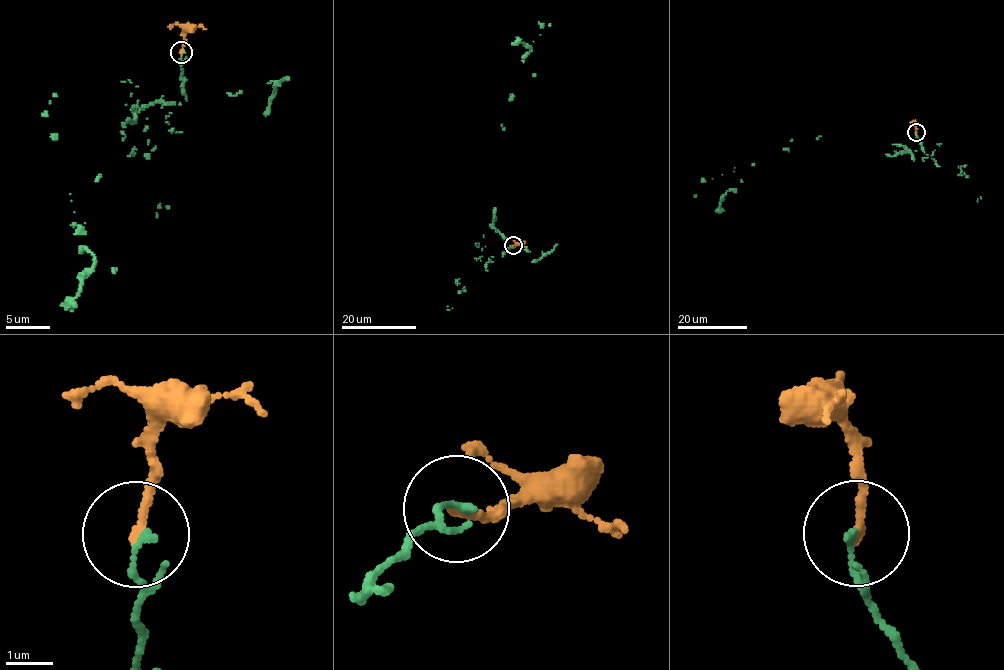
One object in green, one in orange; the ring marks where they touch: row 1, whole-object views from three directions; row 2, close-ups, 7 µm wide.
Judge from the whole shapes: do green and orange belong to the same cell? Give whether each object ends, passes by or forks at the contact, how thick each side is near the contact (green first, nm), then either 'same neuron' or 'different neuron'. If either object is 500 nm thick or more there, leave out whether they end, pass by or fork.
green ends there; orange ends there; 130 nm thick on the green side, 200 nm on the other; different neuron

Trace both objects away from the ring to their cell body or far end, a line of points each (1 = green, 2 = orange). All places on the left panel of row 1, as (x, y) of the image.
1: (181, 52), (55, 94), (45, 111), (97, 176), (70, 194), (75, 223), (84, 247), (74, 212), (114, 273)
2: (181, 52), (187, 31), (197, 26), (206, 29)

